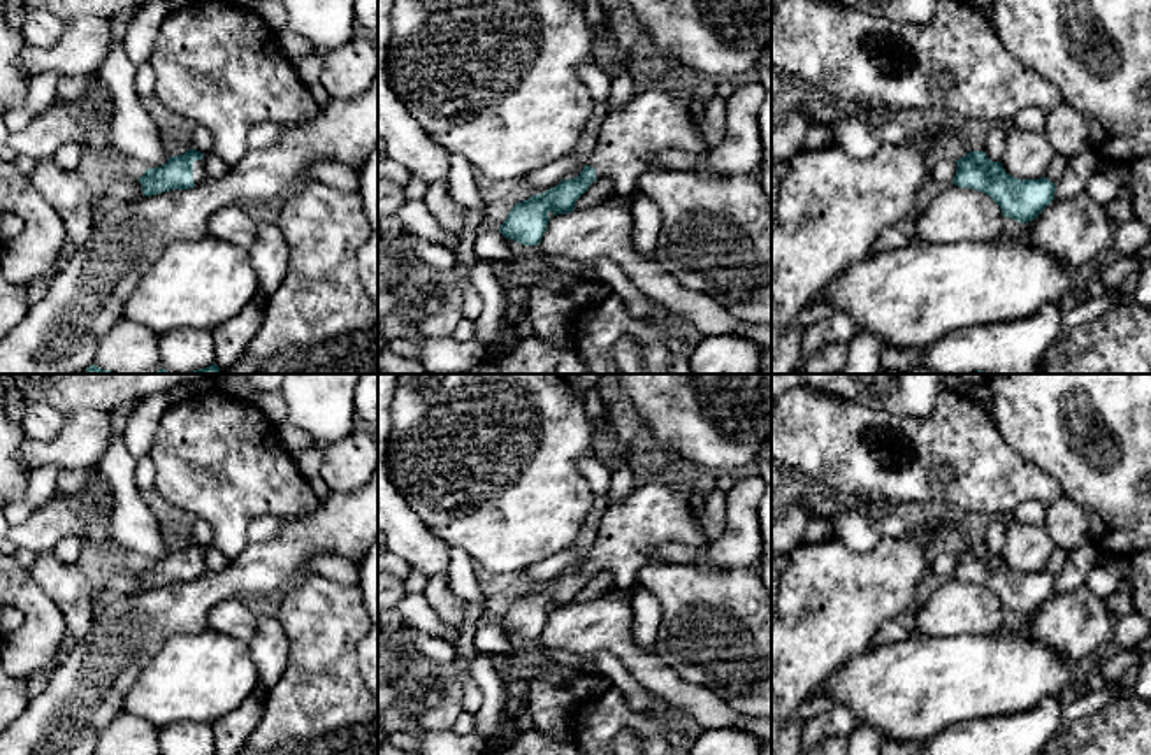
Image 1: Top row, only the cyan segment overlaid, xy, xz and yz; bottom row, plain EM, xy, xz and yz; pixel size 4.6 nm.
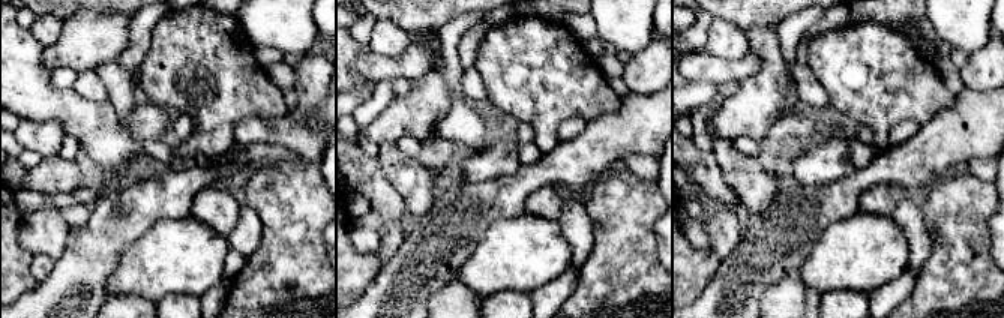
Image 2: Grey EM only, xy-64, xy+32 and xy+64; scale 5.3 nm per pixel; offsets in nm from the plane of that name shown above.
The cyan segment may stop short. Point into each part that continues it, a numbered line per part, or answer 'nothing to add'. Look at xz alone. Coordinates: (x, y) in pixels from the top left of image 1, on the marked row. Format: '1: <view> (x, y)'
1: xz (654, 120)

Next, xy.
1: xy (199, 172)

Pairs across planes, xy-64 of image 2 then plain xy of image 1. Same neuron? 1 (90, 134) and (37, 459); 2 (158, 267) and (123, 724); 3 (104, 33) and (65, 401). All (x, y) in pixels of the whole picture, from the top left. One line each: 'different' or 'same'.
1: different
2: different
3: different

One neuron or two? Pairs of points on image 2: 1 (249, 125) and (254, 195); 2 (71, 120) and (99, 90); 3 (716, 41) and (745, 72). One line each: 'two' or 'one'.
1: two
2: two
3: two

